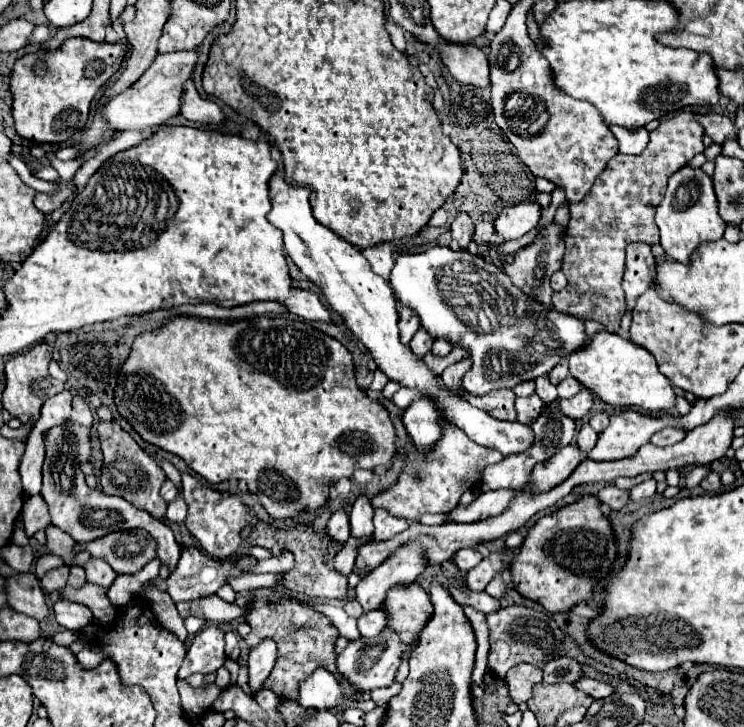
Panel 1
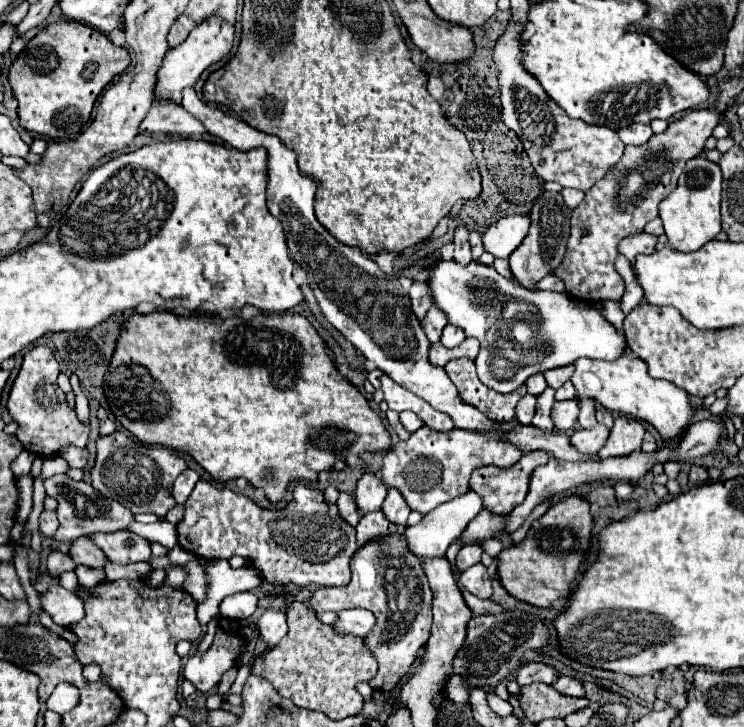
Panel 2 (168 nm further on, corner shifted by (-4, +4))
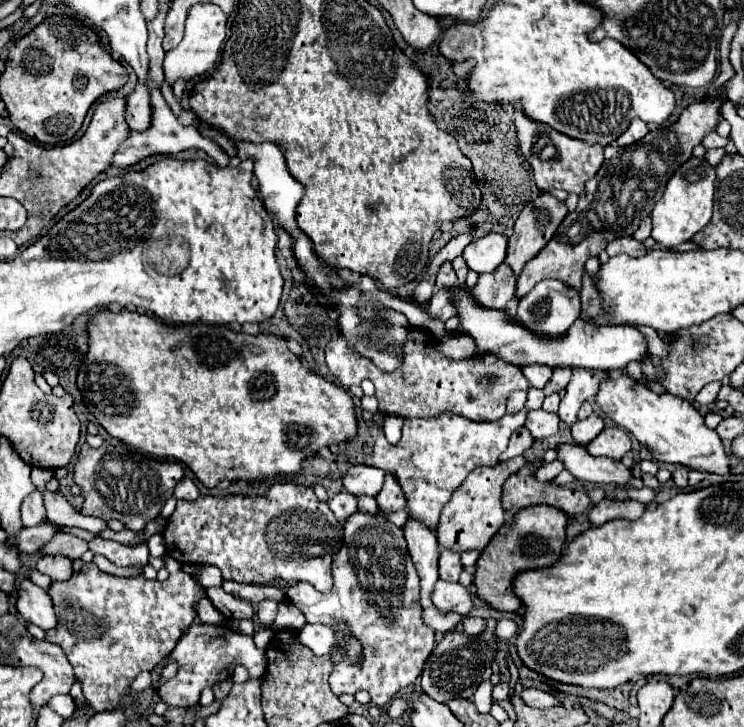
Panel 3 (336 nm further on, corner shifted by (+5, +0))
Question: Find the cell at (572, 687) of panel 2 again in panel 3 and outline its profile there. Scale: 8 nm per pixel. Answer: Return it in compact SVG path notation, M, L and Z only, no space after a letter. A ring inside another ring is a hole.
M528 688L520 696L522 696L522 700L526 700L526 704L530 704L534 708L550 708L550 706L560 704L560 700L556 696L544 692L544 690L538 690L538 688Z

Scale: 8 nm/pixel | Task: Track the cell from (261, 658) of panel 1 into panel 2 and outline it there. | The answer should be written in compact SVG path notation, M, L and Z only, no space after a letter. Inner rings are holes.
M265 610L259 618L259 632L271 648L287 634L287 624L285 624L285 612L283 610Z

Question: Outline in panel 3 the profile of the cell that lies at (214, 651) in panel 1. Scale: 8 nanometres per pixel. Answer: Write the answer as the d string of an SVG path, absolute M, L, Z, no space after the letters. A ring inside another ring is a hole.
M192 624L184 632L184 636L176 644L176 648L172 650L170 658L180 664L178 674L172 680L168 680L166 684L162 684L158 688L158 692L160 692L160 698L164 702L168 702L170 706L184 706L184 708L196 706L200 700L200 692L204 688L212 688L216 682L230 678L236 664L244 664L252 678L260 678L266 670L264 650L256 648L252 636L236 634L230 628L210 626L210 624Z

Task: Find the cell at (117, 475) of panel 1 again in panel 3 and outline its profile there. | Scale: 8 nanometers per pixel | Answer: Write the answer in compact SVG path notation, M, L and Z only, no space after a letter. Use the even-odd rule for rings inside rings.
M82 444L78 462L74 466L74 482L82 488L82 514L98 516L102 520L120 520L128 530L140 530L144 524L158 518L166 500L174 492L174 484L184 476L178 462L158 460L150 454L130 446L90 448Z

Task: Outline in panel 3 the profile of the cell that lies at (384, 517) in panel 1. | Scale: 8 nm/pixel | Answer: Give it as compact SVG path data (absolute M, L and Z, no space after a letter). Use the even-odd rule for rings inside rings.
M386 474L382 492L376 496L376 502L384 512L398 512L406 506L406 496L392 474Z

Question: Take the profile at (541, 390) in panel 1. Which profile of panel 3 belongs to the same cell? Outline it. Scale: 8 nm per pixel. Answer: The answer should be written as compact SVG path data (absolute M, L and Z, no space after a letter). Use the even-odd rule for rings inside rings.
M518 428L512 438L510 438L510 444L506 448L506 452L500 456L500 460L508 460L508 458L514 458L518 454L524 454L528 448L532 448L534 444L534 438L530 436L528 428Z

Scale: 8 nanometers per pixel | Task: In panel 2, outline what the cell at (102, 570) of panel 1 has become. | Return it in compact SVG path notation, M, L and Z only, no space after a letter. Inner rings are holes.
M79 536L71 542L71 548L69 548L69 554L73 558L75 564L85 564L89 568L103 568L107 558L103 556L103 552L91 544L91 540L87 536Z

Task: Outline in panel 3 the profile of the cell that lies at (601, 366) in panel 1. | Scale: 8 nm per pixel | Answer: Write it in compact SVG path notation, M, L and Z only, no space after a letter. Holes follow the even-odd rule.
M606 376L600 380L600 390L596 394L596 406L612 418L618 426L628 430L642 446L646 446L654 460L658 456L664 462L676 462L690 466L694 470L728 474L728 458L716 430L710 430L704 424L702 414L692 406L692 402L674 398L668 392L652 392L648 386L638 384L630 376Z

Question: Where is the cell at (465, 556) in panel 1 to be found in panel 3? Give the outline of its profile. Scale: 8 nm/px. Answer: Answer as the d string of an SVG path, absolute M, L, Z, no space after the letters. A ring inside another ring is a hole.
M442 550L440 560L438 560L438 572L442 580L448 582L456 582L462 574L462 562L460 562L460 554L452 552L452 550Z

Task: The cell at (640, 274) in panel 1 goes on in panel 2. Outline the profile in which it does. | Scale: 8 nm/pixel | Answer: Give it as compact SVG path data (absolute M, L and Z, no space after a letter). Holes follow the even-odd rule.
M633 234L633 236L627 236L619 242L619 252L623 256L627 256L629 262L635 260L637 254L653 254L655 252L655 244L657 244L657 236L651 236L651 234Z

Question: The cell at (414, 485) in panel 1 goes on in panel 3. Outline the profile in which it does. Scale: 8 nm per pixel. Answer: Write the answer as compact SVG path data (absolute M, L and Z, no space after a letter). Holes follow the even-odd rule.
M524 408L518 414L506 414L494 422L470 422L462 420L460 416L438 416L438 420L406 420L398 444L390 444L380 428L370 428L374 450L368 462L374 468L394 474L406 494L410 516L428 528L434 528L454 490L476 466L500 464L500 456L508 448L512 432L524 426L526 412L528 410Z

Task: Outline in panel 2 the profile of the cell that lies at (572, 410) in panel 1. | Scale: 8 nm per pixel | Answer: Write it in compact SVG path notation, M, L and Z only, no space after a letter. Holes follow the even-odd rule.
M565 400L565 402L555 402L551 408L551 420L555 424L555 430L565 432L571 430L577 422L579 414L579 404L577 400Z

